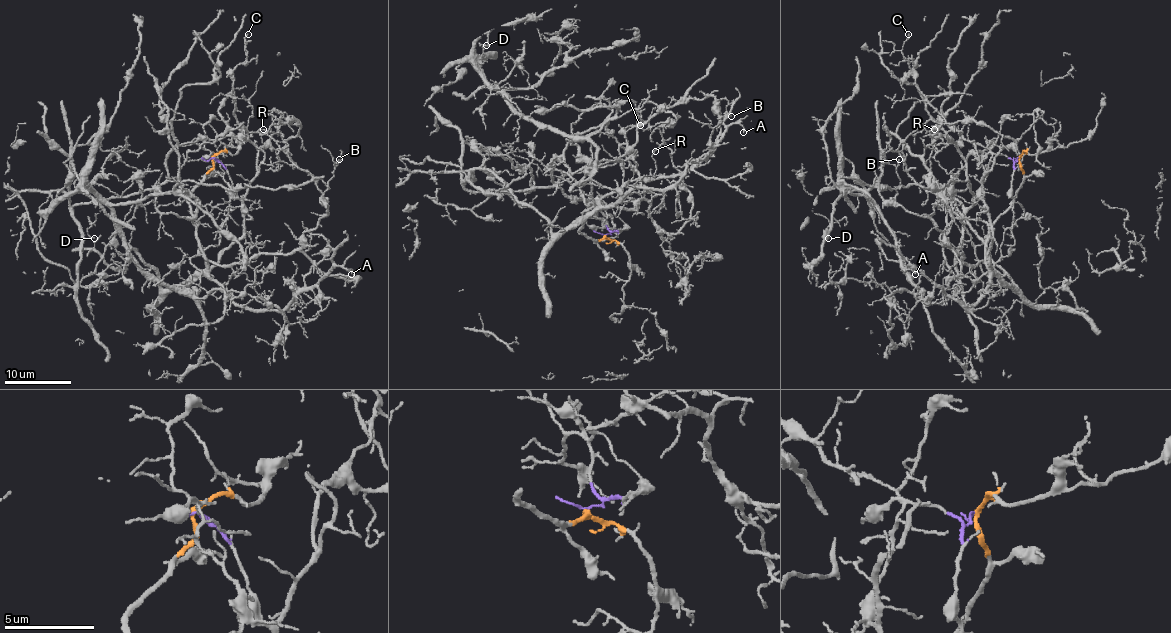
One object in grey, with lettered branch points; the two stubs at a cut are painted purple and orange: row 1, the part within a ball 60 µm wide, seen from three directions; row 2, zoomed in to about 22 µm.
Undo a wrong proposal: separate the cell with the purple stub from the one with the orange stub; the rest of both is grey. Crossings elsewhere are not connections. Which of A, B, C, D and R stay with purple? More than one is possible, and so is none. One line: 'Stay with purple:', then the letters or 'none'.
Stay with purple: D

